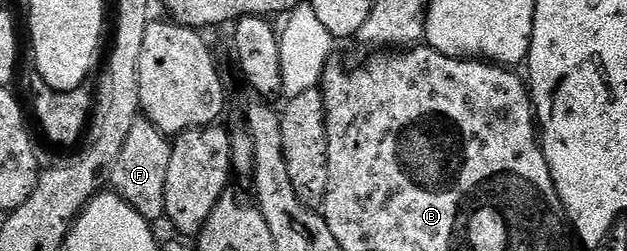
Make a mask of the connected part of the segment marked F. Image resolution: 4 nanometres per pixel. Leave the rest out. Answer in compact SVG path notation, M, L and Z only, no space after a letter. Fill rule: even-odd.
M139 119L132 123L128 137L124 139L108 170L108 185L135 209L145 221L160 222L166 216L166 200L164 187L168 179L168 159L170 158L171 142L150 121Z

